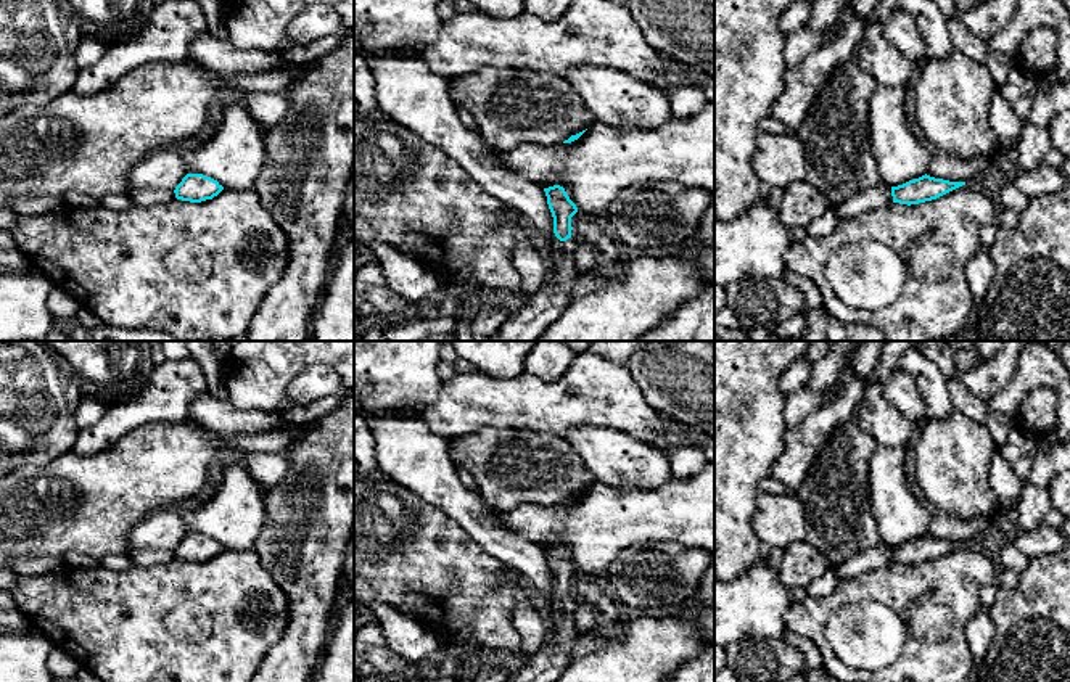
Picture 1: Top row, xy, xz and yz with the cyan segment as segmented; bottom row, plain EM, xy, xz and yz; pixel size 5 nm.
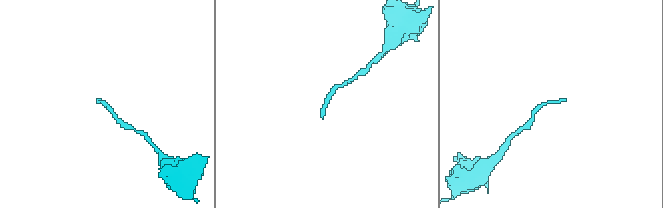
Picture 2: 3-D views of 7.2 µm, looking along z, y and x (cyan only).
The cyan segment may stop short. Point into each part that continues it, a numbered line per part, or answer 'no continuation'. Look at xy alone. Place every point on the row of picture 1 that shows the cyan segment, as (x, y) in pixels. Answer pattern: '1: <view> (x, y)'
no continuation

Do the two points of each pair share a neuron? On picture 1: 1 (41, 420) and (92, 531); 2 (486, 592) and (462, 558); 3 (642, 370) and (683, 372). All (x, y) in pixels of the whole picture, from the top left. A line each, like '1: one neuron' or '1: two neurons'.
1: two neurons
2: one neuron
3: one neuron

